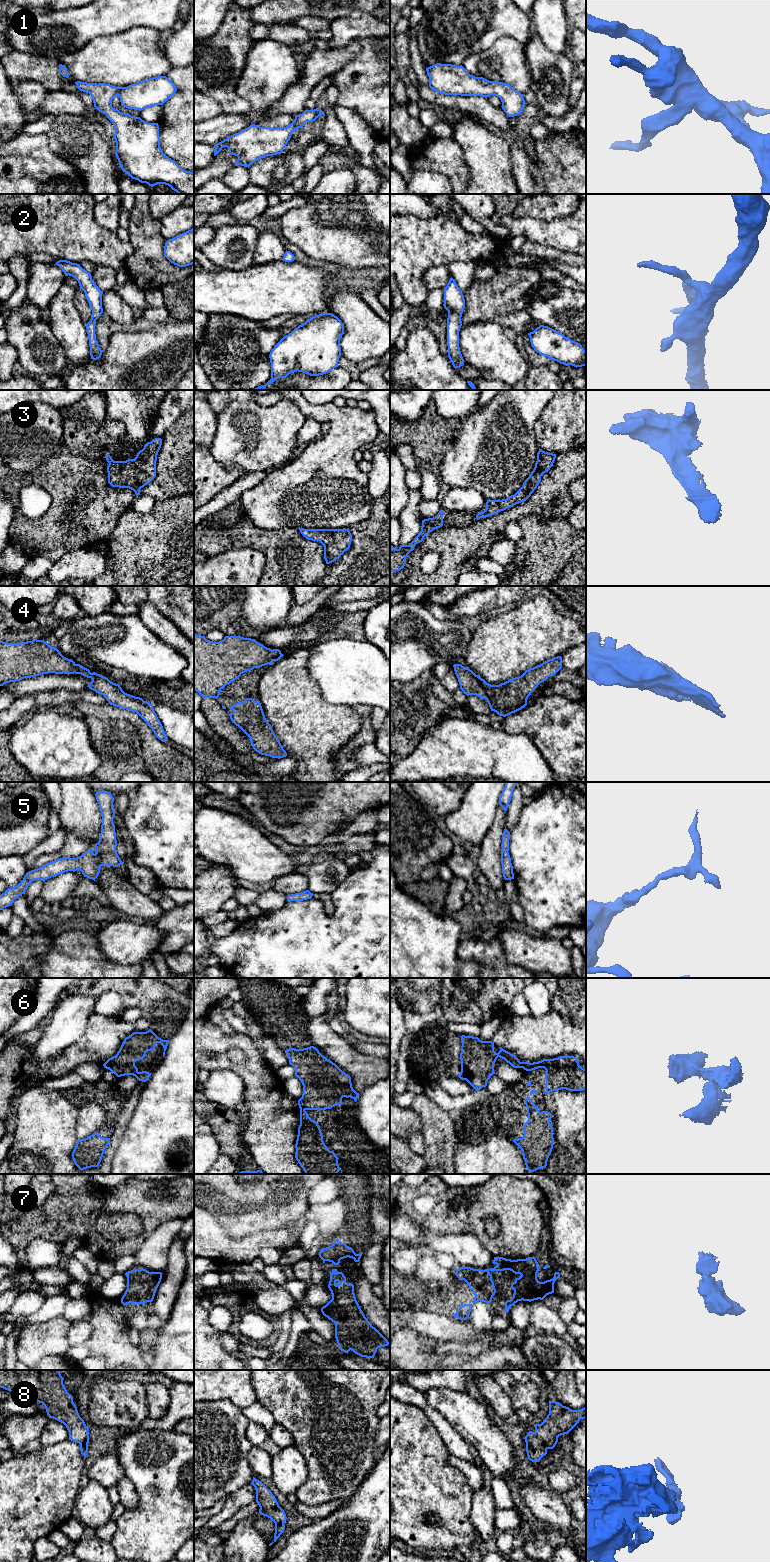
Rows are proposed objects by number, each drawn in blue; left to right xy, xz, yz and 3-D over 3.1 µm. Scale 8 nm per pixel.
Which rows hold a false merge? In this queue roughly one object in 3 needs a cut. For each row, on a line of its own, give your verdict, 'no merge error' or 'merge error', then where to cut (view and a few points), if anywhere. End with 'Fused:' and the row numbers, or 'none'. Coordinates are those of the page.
1: no merge error; cut none
2: no merge error; cut none
3: no merge error; cut none
4: no merge error; cut none
5: no merge error; cut none
6: no merge error; cut none
7: no merge error; cut none
8: no merge error; cut none
Fused: none

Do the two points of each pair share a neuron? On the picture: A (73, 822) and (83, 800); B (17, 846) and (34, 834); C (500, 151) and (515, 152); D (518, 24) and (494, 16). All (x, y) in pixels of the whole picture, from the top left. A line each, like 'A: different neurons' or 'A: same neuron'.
A: same neuron
B: same neuron
C: different neurons
D: same neuron

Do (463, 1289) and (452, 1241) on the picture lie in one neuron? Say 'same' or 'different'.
different

